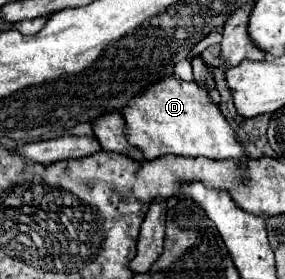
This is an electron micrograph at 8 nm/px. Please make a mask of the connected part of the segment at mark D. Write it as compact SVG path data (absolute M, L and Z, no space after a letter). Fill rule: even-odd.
M170 75L168 79L148 87L144 95L132 99L132 103L124 107L122 115L126 121L124 133L128 143L142 149L144 157L148 151L146 159L156 159L162 155L202 155L208 159L236 159L240 163L248 159L218 105L194 81L188 83L176 75Z

